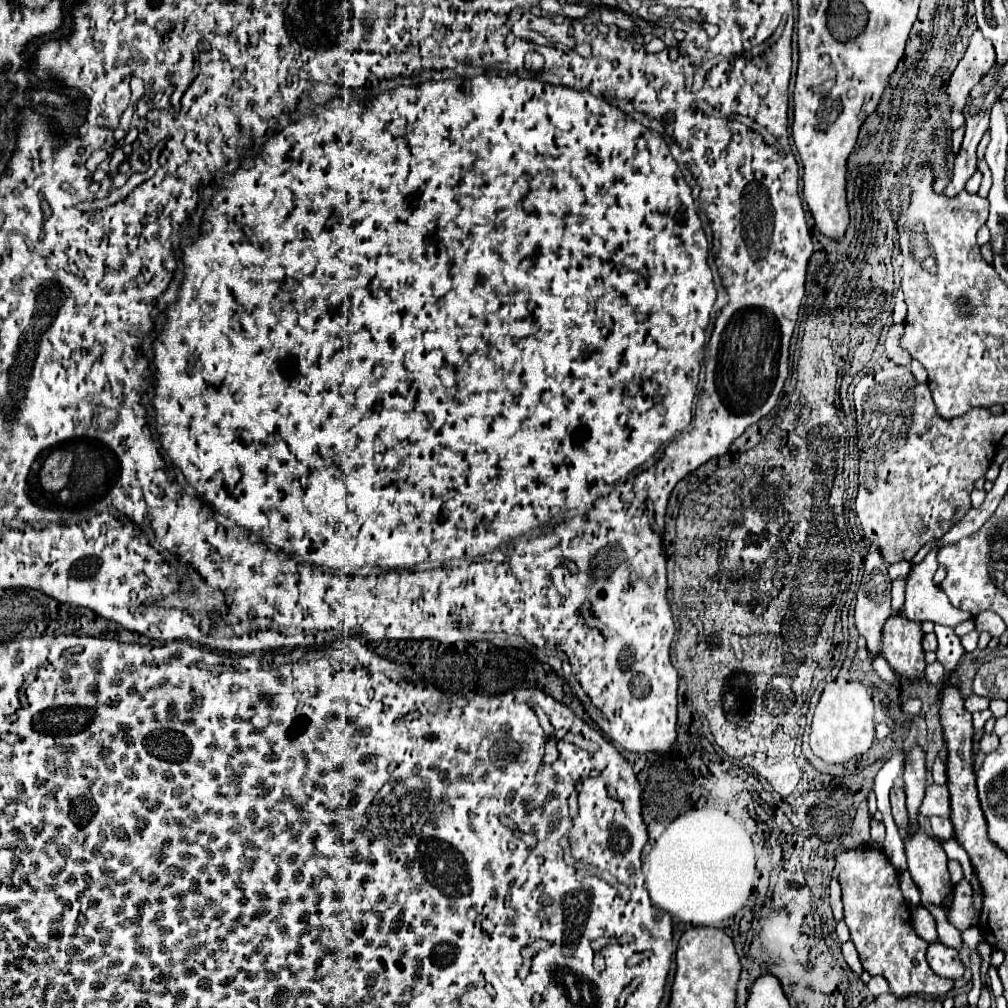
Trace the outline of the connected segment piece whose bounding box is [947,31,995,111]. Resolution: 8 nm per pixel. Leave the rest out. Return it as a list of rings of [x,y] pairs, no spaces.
[[[975,31],[969,39],[969,47],[955,67],[949,85],[947,85],[947,95],[953,101],[955,109],[961,111],[963,103],[967,101],[967,95],[975,83],[993,67],[995,63],[995,49],[989,39],[981,35],[981,31]]]

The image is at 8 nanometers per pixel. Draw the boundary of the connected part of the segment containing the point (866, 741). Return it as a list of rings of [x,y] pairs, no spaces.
[[[837,681],[827,683],[813,713],[809,735],[809,745],[813,753],[827,763],[847,763],[849,759],[867,753],[875,739],[873,713],[875,713],[873,697],[865,685],[857,681],[849,681],[843,685],[839,685]]]

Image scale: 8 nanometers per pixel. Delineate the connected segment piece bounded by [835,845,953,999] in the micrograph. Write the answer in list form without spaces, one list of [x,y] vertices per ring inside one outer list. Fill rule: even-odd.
[[[871,845],[841,851],[835,855],[835,871],[841,885],[845,923],[851,931],[851,941],[857,947],[863,971],[871,977],[883,975],[891,993],[901,999],[907,995],[947,995],[953,989],[953,981],[931,971],[925,959],[929,943],[911,927],[909,907],[899,889],[899,873],[891,867],[885,853]]]

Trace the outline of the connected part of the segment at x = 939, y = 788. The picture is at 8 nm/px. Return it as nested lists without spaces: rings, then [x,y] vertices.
[[[929,785],[925,787],[925,797],[919,807],[919,815],[925,817],[949,817],[949,795],[947,785]]]

